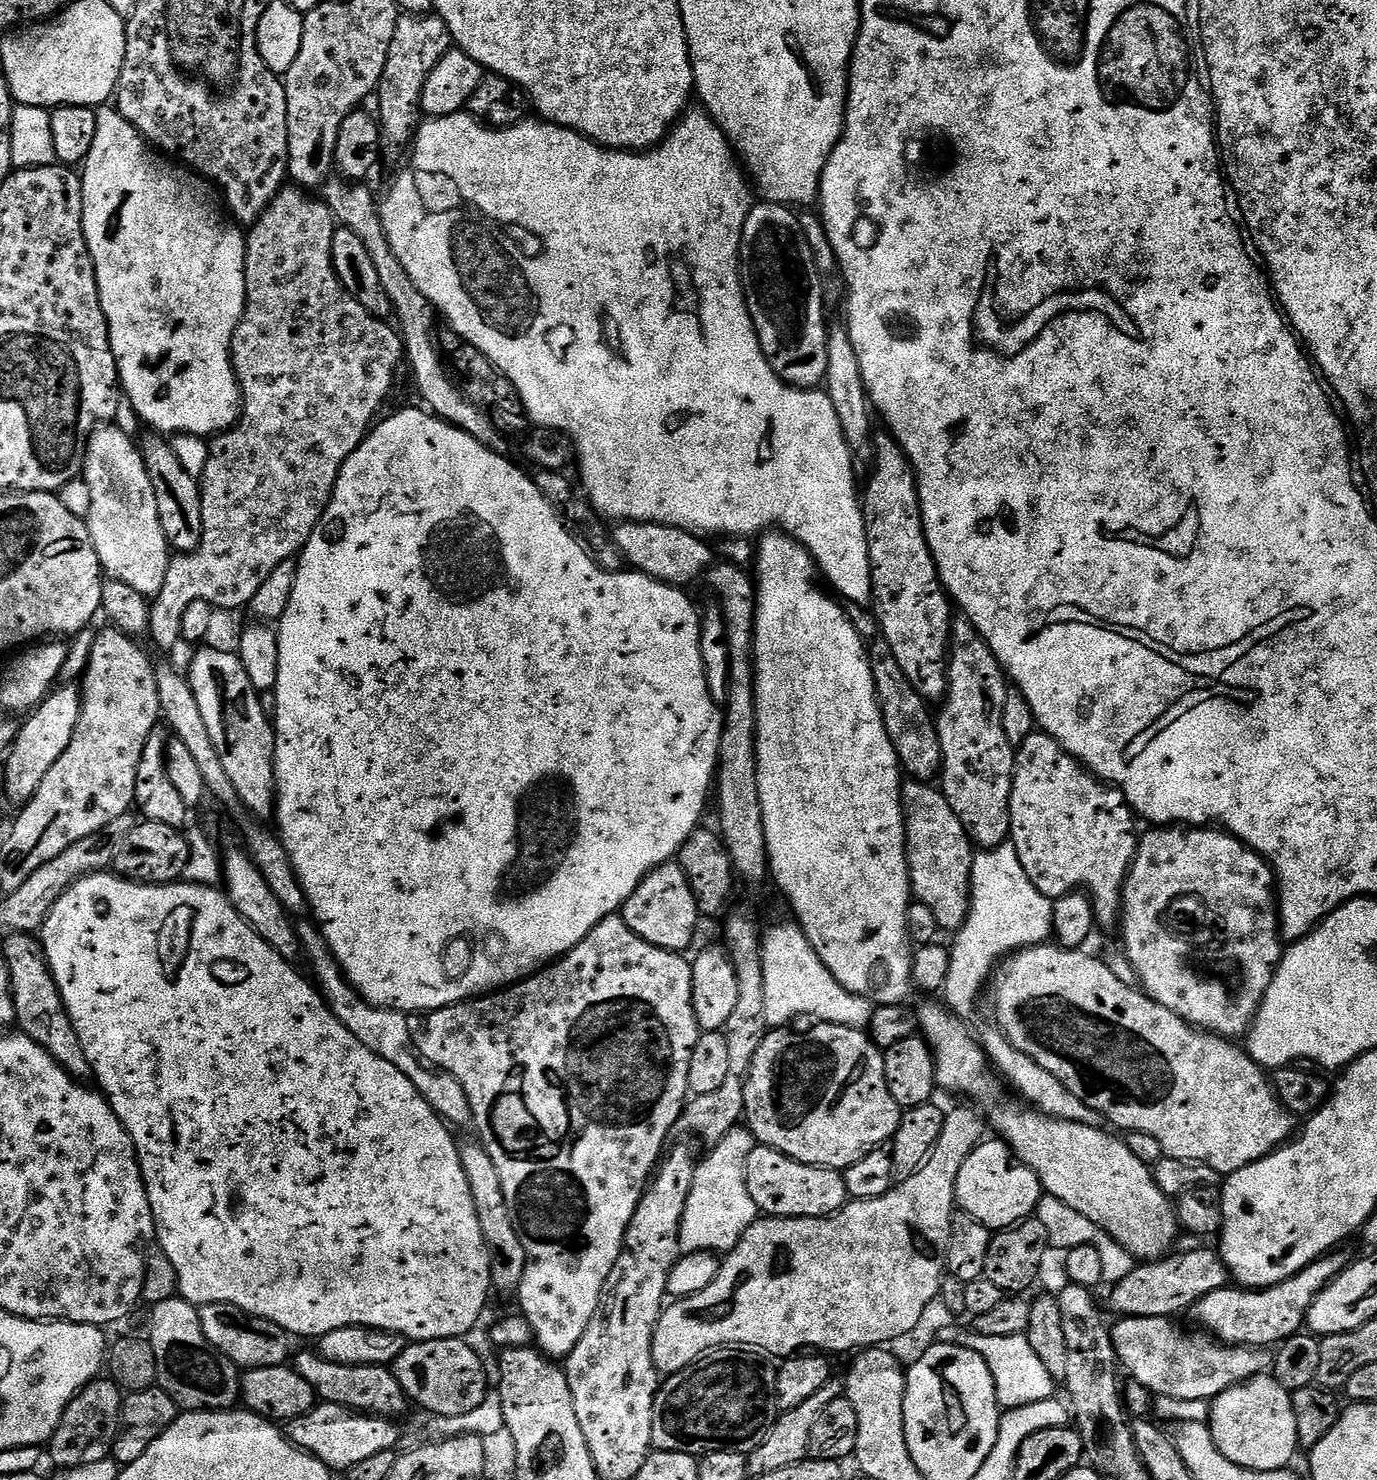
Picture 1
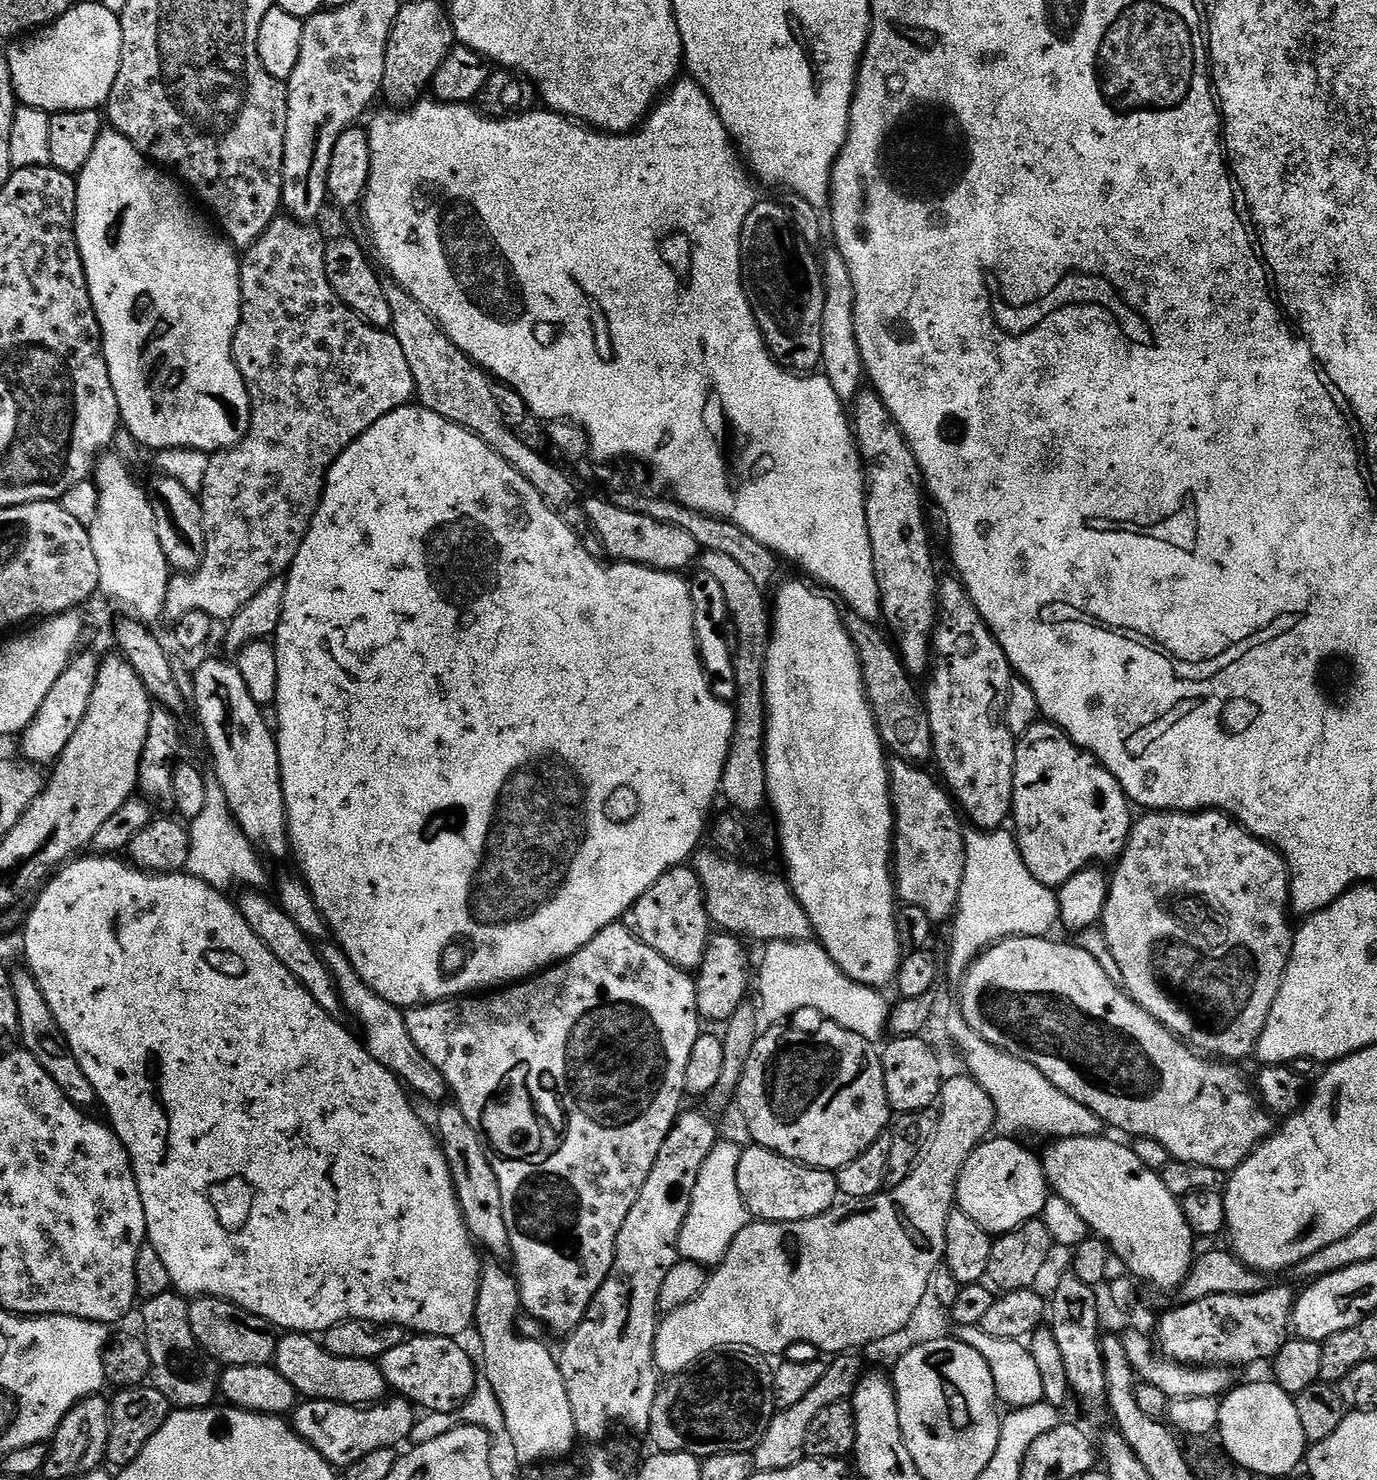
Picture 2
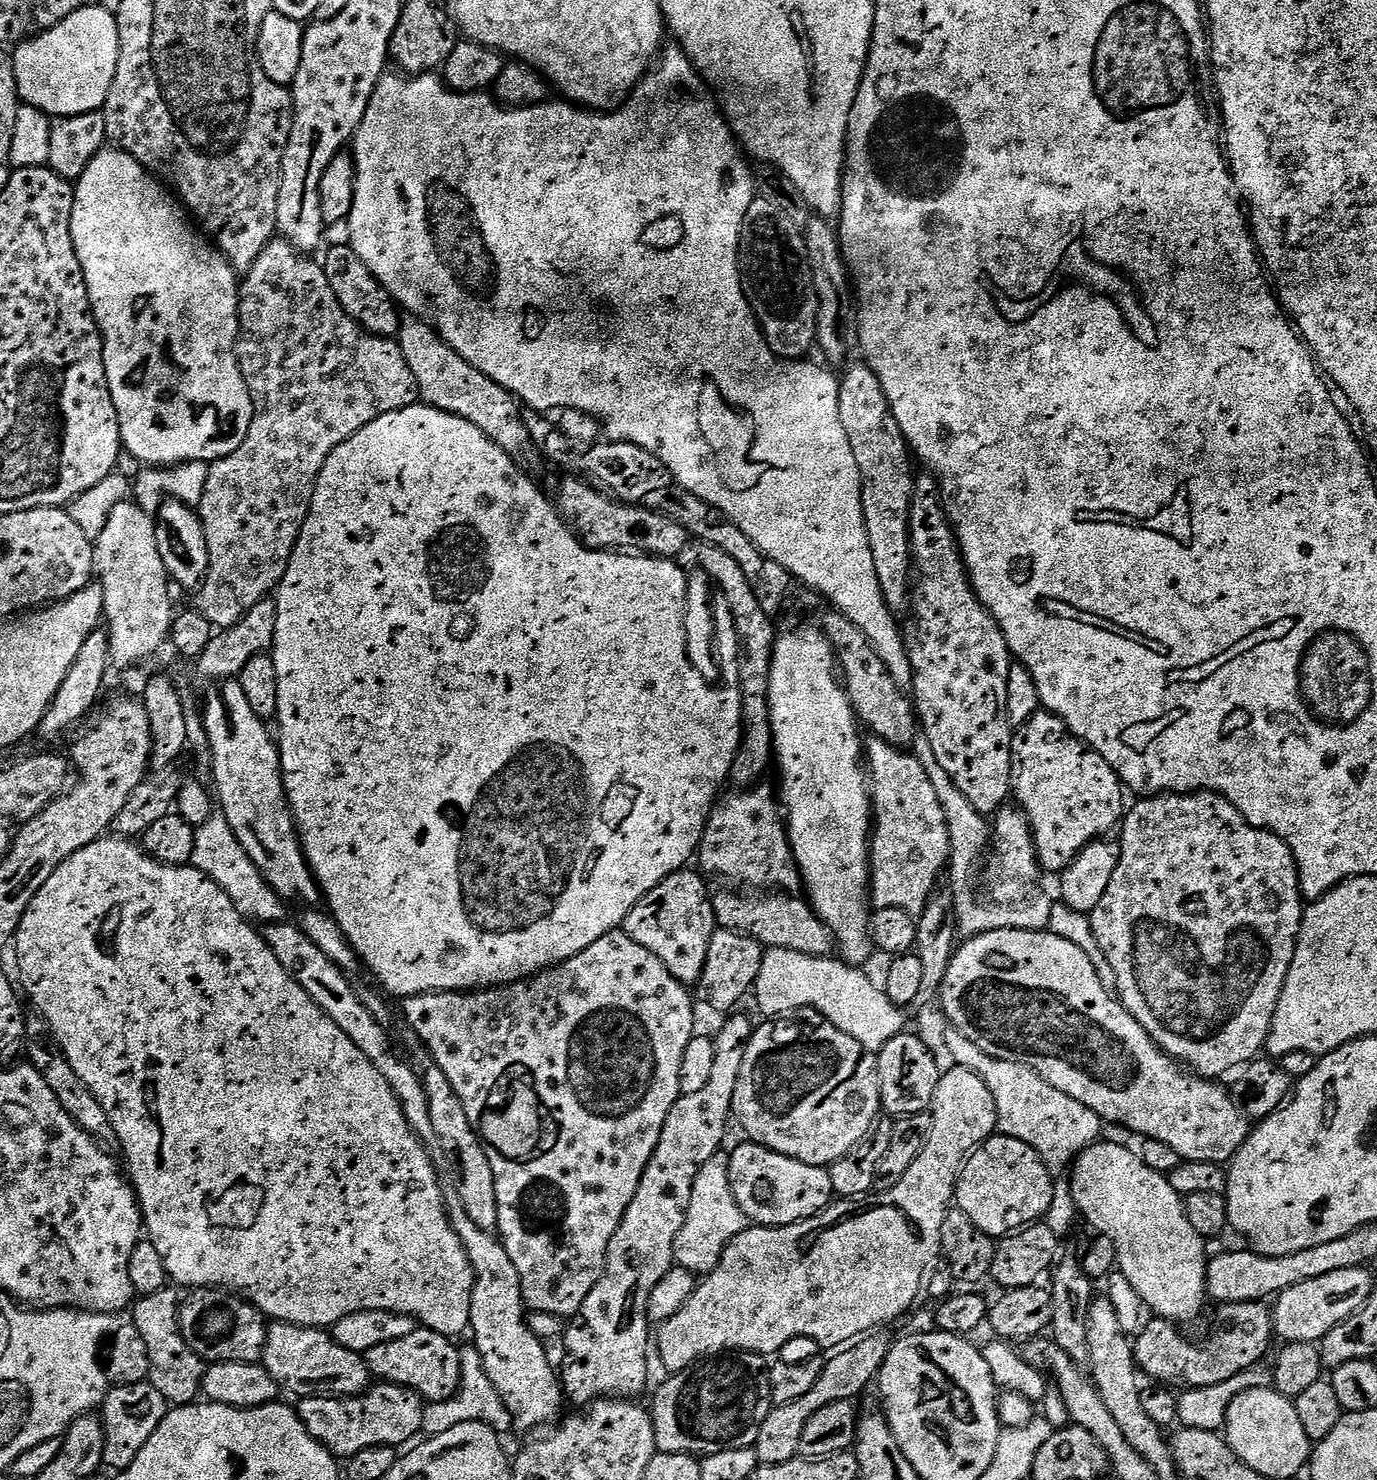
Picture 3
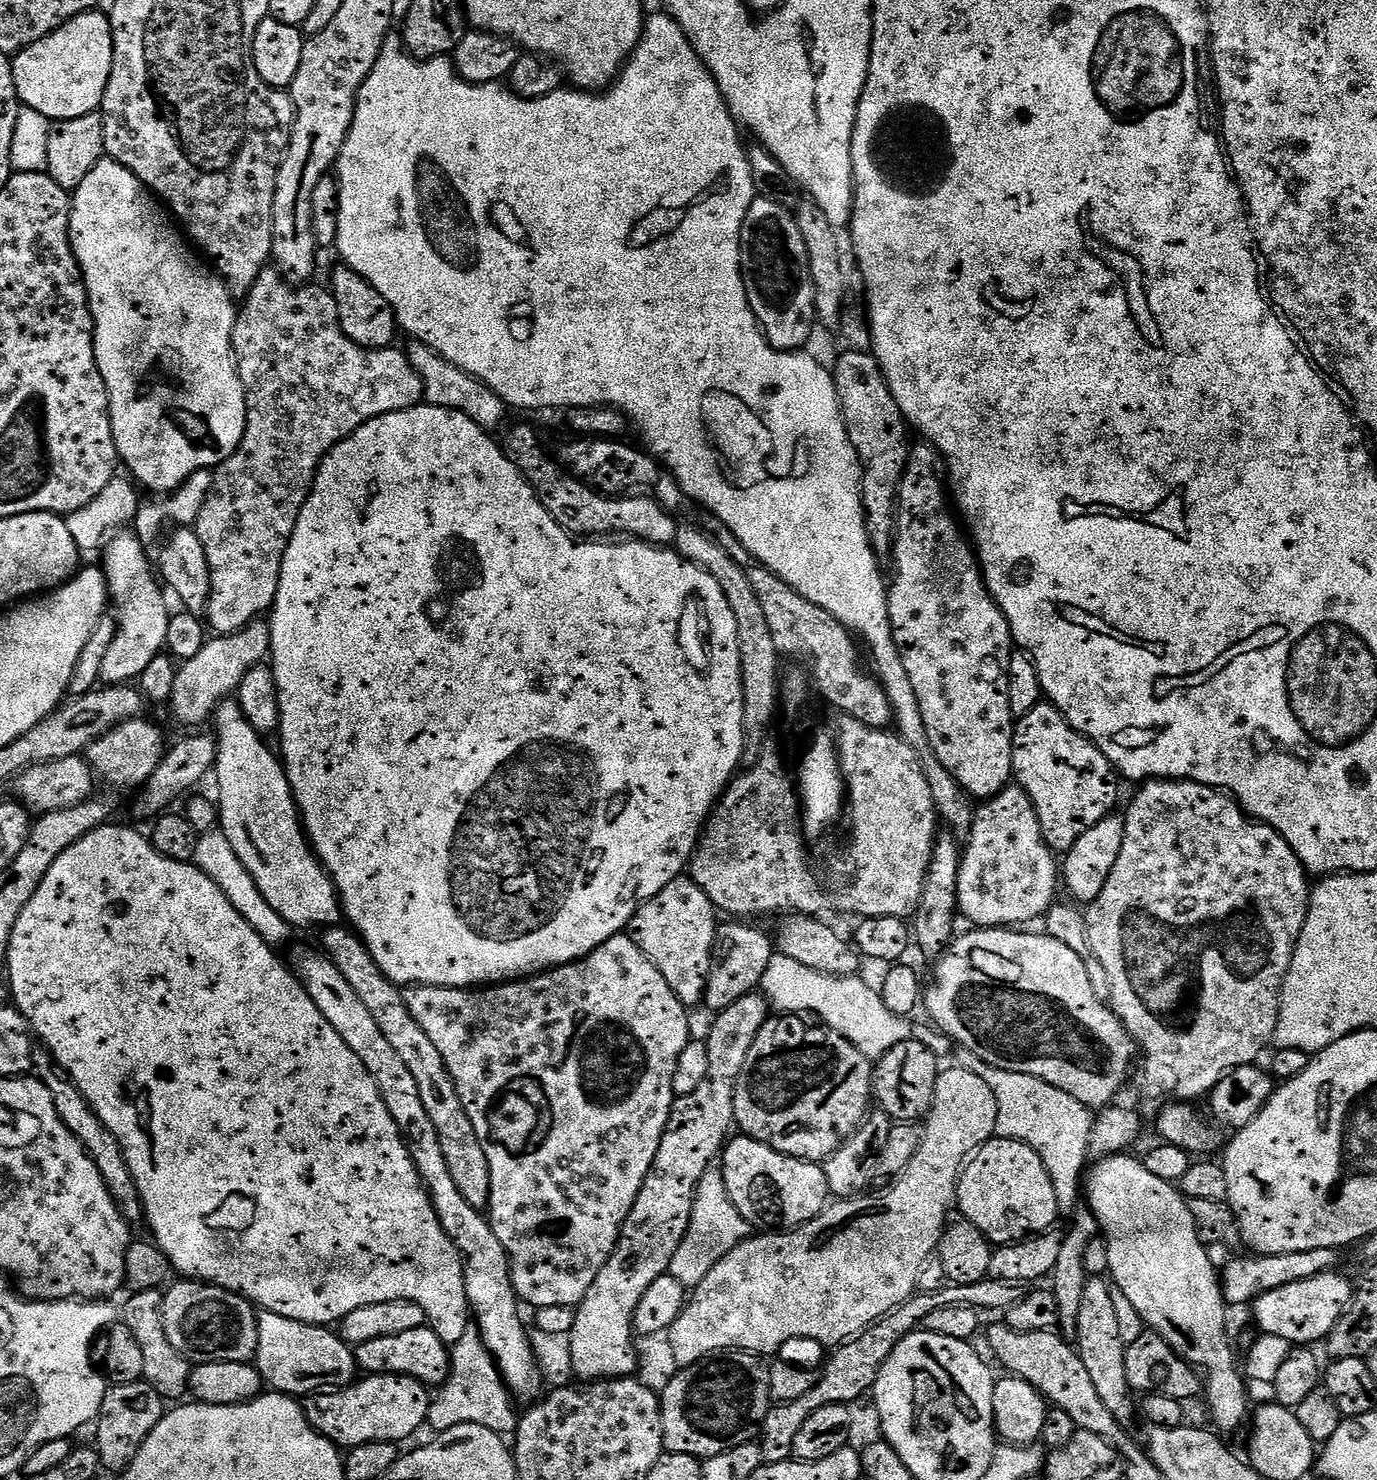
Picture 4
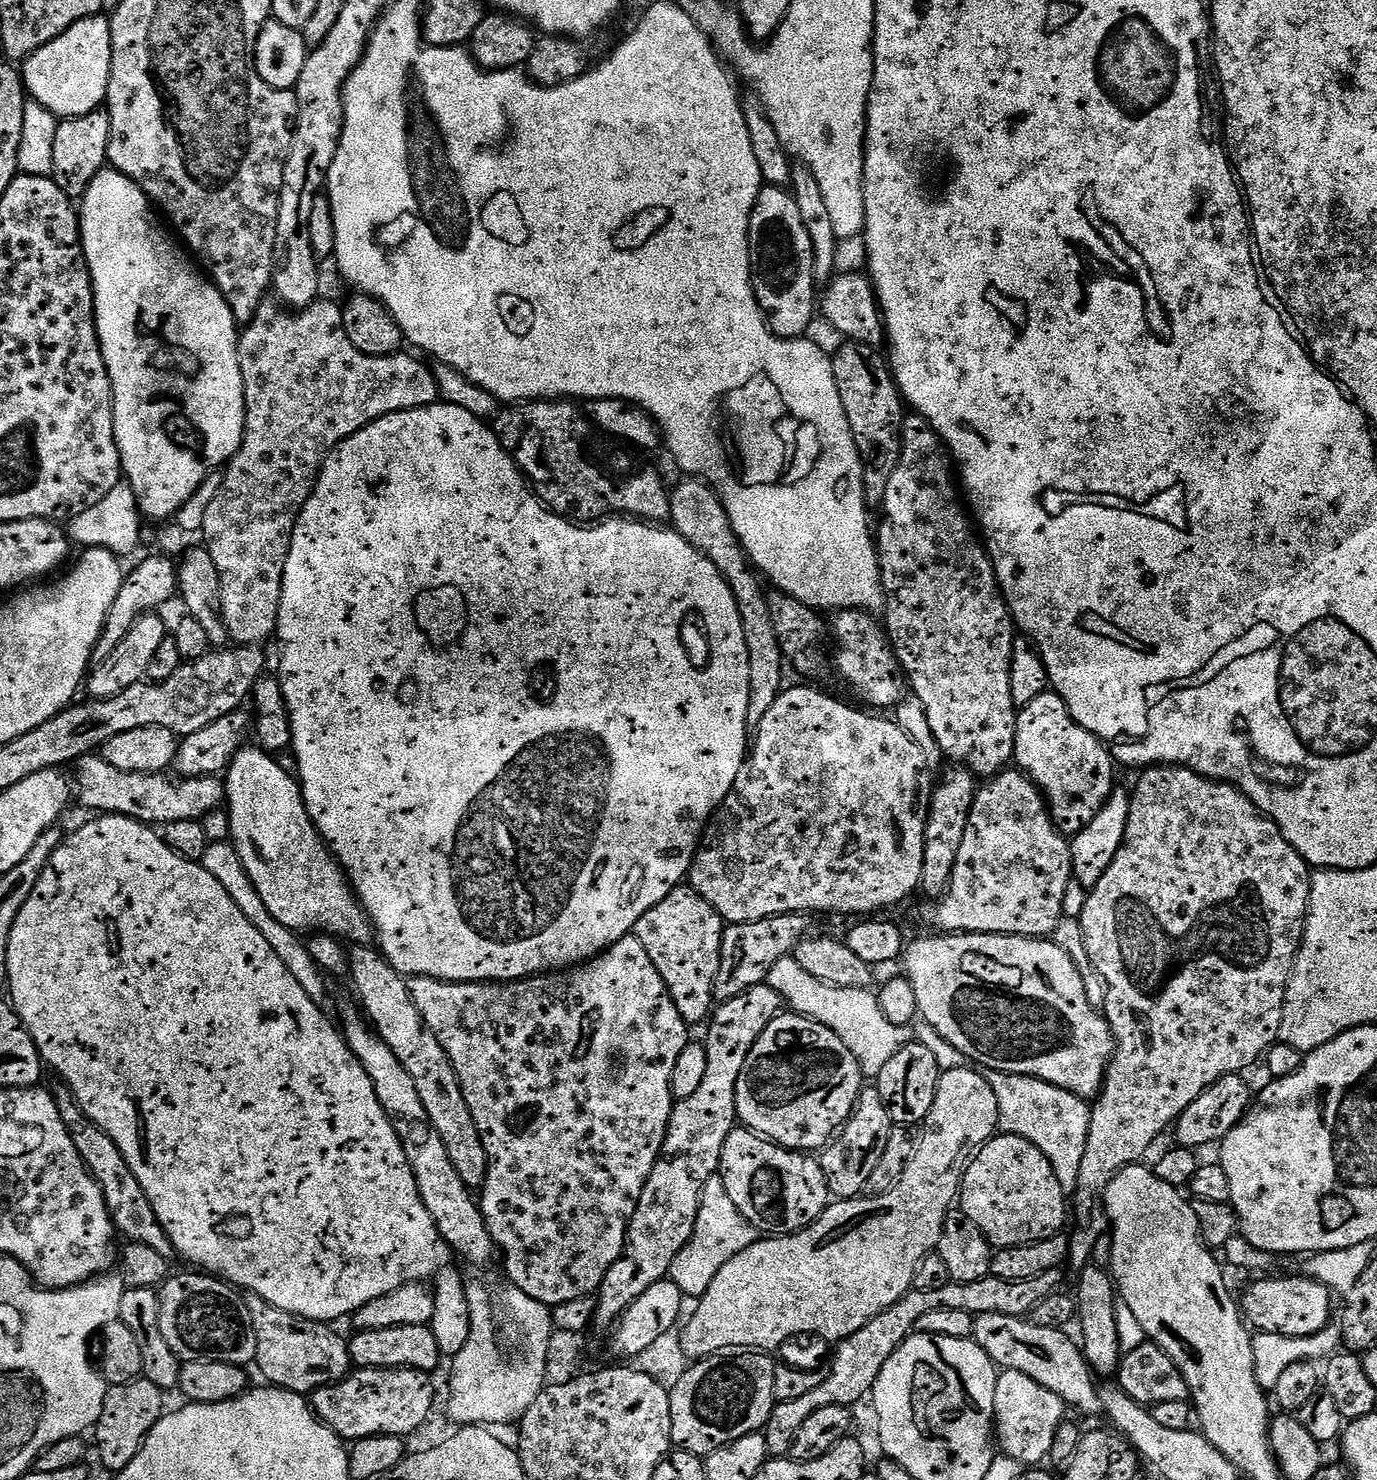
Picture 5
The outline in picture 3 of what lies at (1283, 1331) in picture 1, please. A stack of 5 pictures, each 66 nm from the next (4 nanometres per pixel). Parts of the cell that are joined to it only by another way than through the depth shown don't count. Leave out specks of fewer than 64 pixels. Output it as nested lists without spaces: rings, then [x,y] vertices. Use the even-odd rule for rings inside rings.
[[[1238,1302],[1221,1304],[1215,1310],[1216,1325],[1212,1328],[1208,1344],[1191,1344],[1173,1321],[1149,1319],[1134,1337],[1132,1352],[1136,1356],[1137,1369],[1157,1385],[1187,1390],[1221,1384],[1242,1370],[1257,1367],[1274,1341],[1274,1316],[1269,1305],[1264,1302]]]

